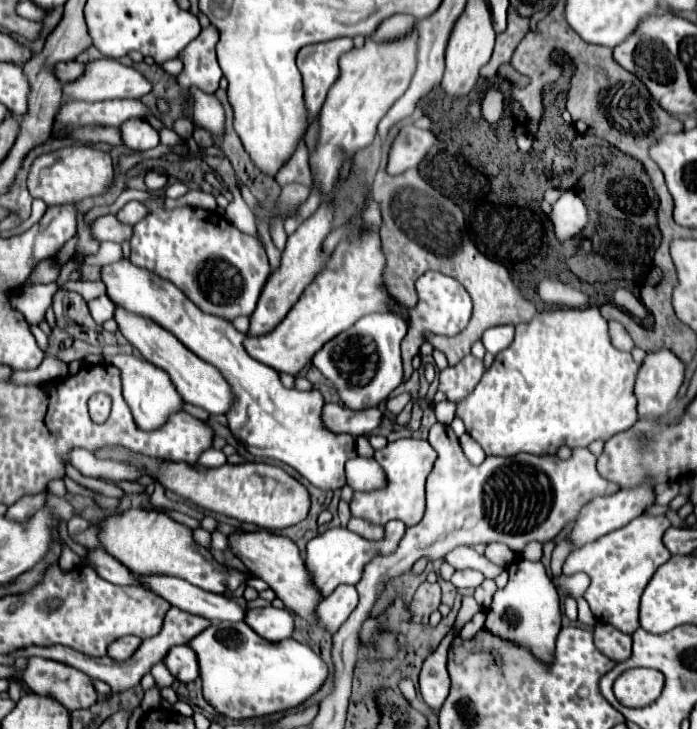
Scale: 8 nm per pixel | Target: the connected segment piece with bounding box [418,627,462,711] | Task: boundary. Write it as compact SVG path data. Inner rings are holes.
M454 627L438 645L438 649L424 661L422 665L422 673L420 673L420 693L424 697L424 701L432 707L432 709L440 709L444 699L448 697L450 691L450 677L446 671L446 655L450 649L450 643L454 637L460 635L460 627Z

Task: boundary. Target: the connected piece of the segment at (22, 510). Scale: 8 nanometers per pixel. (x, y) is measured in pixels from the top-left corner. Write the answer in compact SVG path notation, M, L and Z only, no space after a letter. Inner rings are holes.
M44 489L42 493L36 493L36 495L26 495L8 509L8 517L10 519L28 519L28 515L34 515L34 511L44 507L46 501L48 501L48 489Z

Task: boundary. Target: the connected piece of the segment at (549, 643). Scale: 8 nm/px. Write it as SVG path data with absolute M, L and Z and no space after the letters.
M526 559L516 561L508 567L508 573L510 581L504 589L494 593L484 627L500 637L512 639L514 643L528 645L528 649L532 649L532 653L540 655L542 659L552 659L554 643L562 623L560 599L554 583L546 575L546 569L540 561L536 561L536 565L530 565Z

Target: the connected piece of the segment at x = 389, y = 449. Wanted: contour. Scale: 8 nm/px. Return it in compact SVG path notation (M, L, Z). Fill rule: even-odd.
M398 439L388 443L384 449L374 451L374 459L386 473L386 487L374 491L354 491L350 511L354 517L364 517L372 523L384 525L390 519L400 519L400 513L412 513L412 477L428 477L428 471L436 461L436 451L428 441Z

